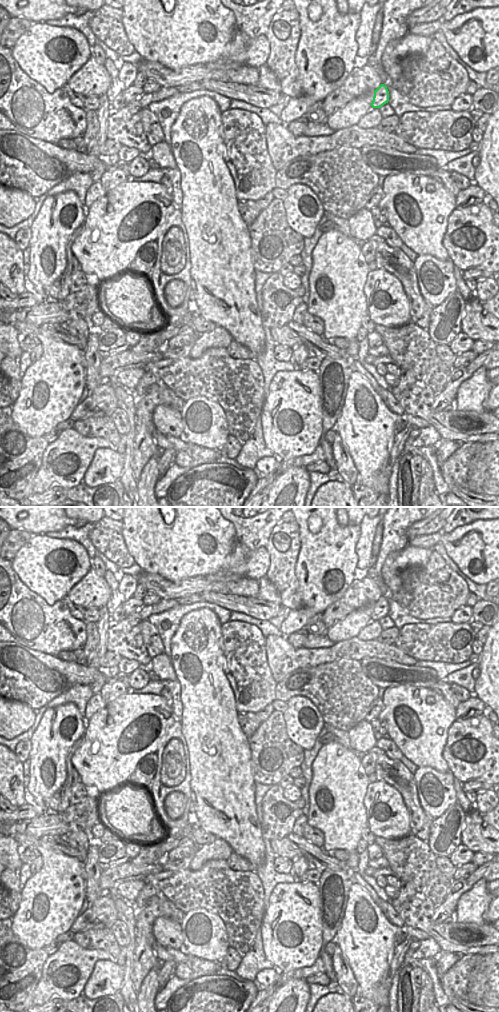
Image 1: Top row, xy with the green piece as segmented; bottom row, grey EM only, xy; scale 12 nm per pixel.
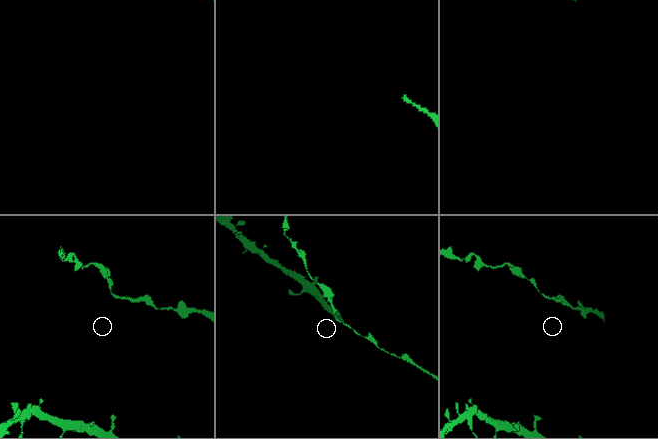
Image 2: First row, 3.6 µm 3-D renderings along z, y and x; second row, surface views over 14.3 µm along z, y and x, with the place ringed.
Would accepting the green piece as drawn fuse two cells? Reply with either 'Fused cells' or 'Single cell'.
Single cell

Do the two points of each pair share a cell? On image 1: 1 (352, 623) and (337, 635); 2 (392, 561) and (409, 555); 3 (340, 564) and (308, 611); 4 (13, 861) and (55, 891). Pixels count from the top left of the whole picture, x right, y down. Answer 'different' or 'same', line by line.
1: same
2: same
3: same
4: different

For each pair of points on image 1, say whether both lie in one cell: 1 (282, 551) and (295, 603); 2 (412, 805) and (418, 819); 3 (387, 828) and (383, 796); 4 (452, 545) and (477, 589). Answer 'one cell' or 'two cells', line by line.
1: one cell
2: one cell
3: one cell
4: two cells

